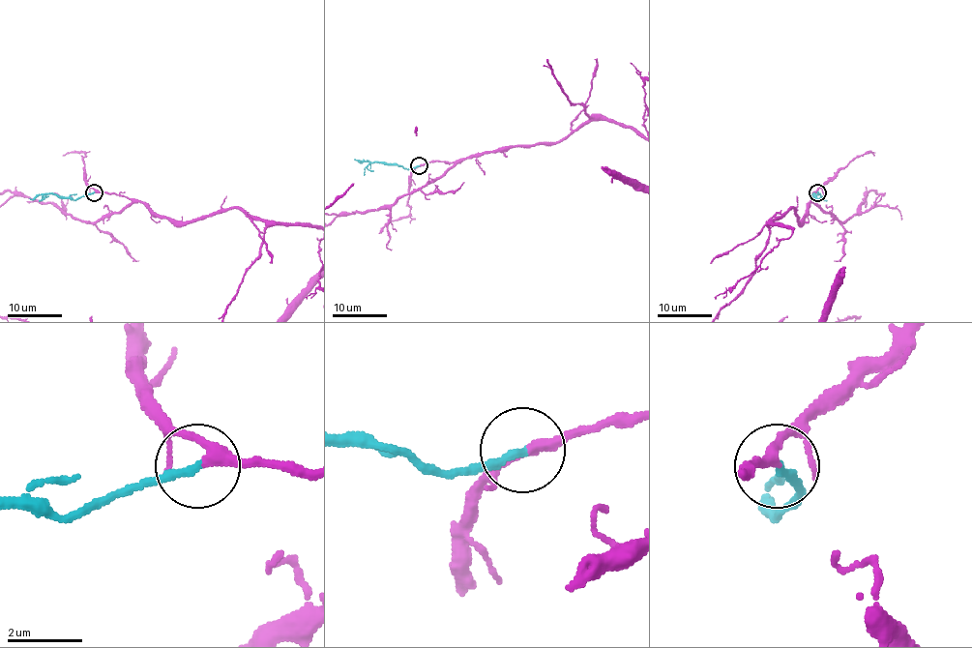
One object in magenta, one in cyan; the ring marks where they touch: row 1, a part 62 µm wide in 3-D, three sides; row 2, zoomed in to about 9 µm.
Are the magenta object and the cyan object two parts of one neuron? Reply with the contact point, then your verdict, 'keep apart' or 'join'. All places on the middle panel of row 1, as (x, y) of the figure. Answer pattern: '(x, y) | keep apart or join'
(419, 165) | join

